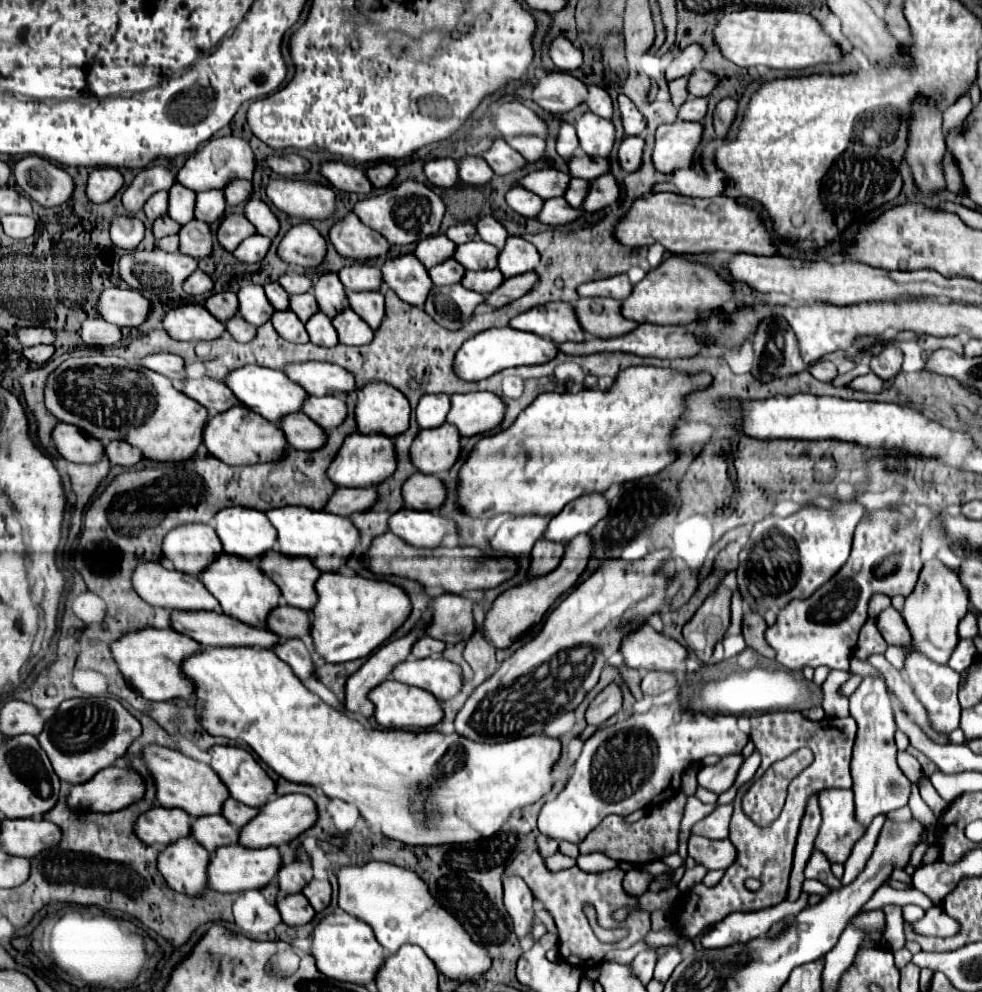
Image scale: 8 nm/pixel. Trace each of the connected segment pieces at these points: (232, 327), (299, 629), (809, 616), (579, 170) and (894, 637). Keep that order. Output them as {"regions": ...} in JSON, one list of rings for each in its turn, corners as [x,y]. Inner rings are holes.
{"regions":[[[[233,315],[233,319],[227,319],[225,321],[225,329],[231,333],[231,337],[235,341],[241,341],[241,343],[247,343],[255,337],[255,327],[251,327],[243,317],[239,315]]],[[[277,605],[269,613],[265,625],[271,633],[275,633],[281,639],[303,637],[309,633],[309,627],[311,627],[307,611],[297,609],[297,607],[289,607],[289,605]]],[[[873,509],[867,511],[861,523],[855,529],[855,539],[853,539],[853,549],[851,555],[845,563],[845,567],[839,569],[837,575],[831,577],[823,587],[819,587],[809,599],[795,599],[789,605],[781,607],[777,613],[775,625],[767,627],[765,631],[765,641],[769,647],[775,649],[777,653],[777,663],[781,663],[789,671],[803,671],[803,667],[821,667],[827,665],[829,669],[841,669],[851,673],[849,661],[851,653],[855,649],[859,631],[863,623],[867,621],[867,603],[873,593],[885,593],[889,597],[893,595],[909,595],[911,589],[917,583],[921,569],[919,561],[919,539],[917,539],[917,519],[915,515],[901,511],[901,509]],[[893,525],[899,525],[899,531],[893,531]]],[[[573,155],[573,157],[567,159],[567,165],[569,165],[571,177],[579,177],[579,179],[587,179],[587,181],[609,171],[609,163],[607,163],[605,157]]],[[[895,607],[883,609],[879,613],[879,617],[877,617],[877,625],[879,625],[879,631],[881,631],[881,635],[883,635],[883,639],[887,643],[903,645],[903,643],[909,643],[911,641],[911,635],[907,631],[907,625],[905,625],[901,613]]]]}

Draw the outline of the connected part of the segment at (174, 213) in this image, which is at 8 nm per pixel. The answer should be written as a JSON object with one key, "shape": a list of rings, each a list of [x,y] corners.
{"shape":[[[175,183],[169,189],[169,217],[177,221],[179,225],[185,225],[193,219],[193,207],[195,207],[195,191],[183,187],[181,183]]]}

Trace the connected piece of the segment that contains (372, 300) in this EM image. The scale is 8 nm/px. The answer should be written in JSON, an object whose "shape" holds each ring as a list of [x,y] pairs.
{"shape":[[[347,291],[347,299],[351,309],[371,327],[377,329],[385,309],[383,309],[383,293],[381,291]]]}

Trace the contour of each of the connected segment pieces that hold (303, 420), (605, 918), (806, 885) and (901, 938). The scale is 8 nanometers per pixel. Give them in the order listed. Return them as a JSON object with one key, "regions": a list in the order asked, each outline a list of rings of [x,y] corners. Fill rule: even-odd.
{"regions":[[[[305,413],[285,415],[275,425],[279,425],[279,429],[285,433],[287,443],[295,449],[313,451],[323,447],[325,443],[325,431],[317,423],[311,423],[311,419]]],[[[533,853],[529,857],[525,855],[517,855],[511,865],[507,867],[507,873],[515,873],[519,877],[523,877],[523,881],[531,887],[533,895],[537,899],[543,901],[545,909],[553,915],[555,919],[555,925],[557,925],[557,931],[559,931],[559,953],[561,953],[561,959],[569,965],[575,965],[575,967],[581,967],[581,969],[587,969],[587,967],[597,967],[601,965],[605,953],[609,949],[627,949],[631,947],[633,943],[641,941],[645,937],[645,933],[649,931],[649,913],[635,913],[635,915],[629,915],[627,921],[623,923],[615,923],[611,919],[611,913],[623,905],[633,905],[637,899],[635,897],[629,897],[625,895],[623,887],[621,887],[621,879],[625,875],[625,871],[621,871],[619,867],[615,869],[609,869],[609,871],[601,871],[601,873],[585,873],[581,871],[579,867],[571,867],[571,869],[563,869],[563,871],[557,871],[557,873],[551,873],[541,855],[539,853]],[[583,903],[591,903],[597,911],[597,923],[605,929],[627,929],[629,935],[617,943],[601,943],[585,913],[583,913]]],[[[805,879],[802,885],[802,891],[806,892],[809,895],[820,895],[825,897],[831,892],[829,887],[823,885],[820,881],[814,879]]],[[[887,905],[883,908],[887,922],[886,930],[881,940],[881,946],[893,953],[901,949],[906,942],[904,934],[904,919],[901,919],[901,907]]]]}

